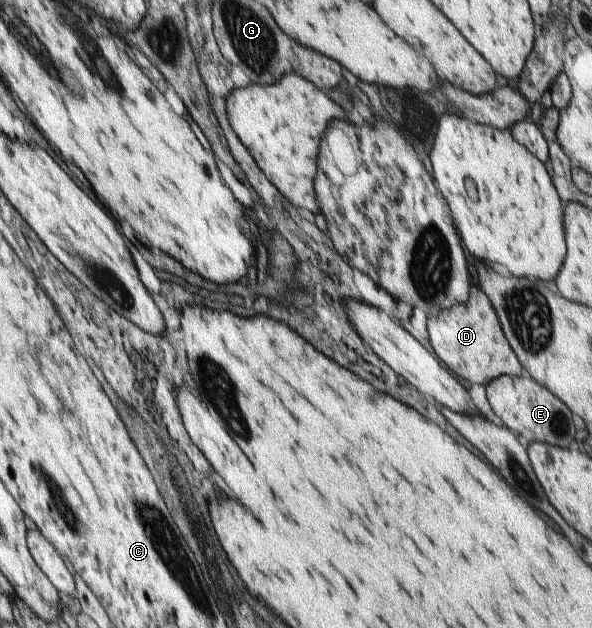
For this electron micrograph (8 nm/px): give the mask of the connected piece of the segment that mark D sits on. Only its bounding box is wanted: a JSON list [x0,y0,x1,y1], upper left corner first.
[426,284,525,387]

